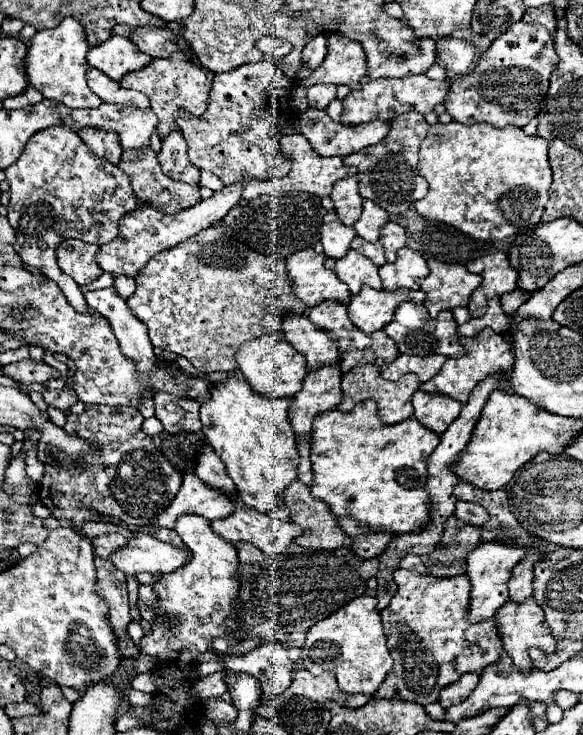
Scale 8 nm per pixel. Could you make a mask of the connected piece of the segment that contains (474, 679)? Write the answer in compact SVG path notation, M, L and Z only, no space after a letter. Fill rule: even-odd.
M468 673L468 675L462 675L458 681L454 681L452 685L448 685L446 689L440 691L440 699L438 703L444 707L444 709L450 709L452 705L460 705L462 701L468 699L468 695L474 691L474 687L478 685L480 677L476 673Z

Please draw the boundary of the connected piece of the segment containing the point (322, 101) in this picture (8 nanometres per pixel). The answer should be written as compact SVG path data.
M318 83L308 89L308 105L316 109L326 109L330 101L336 99L336 85L332 83Z

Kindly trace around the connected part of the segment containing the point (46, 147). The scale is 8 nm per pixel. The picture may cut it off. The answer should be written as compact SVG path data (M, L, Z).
M48 127L44 131L34 133L30 137L30 141L26 143L20 159L16 163L12 163L8 169L4 169L4 173L10 183L8 221L16 233L14 251L22 257L24 265L38 267L48 279L58 283L58 287L66 295L68 303L78 313L90 315L92 309L88 307L86 299L76 297L76 283L70 277L66 277L60 271L60 267L56 265L56 245L60 245L60 241L64 241L68 237L84 239L84 241L96 243L96 245L104 245L104 243L112 241L112 237L116 237L116 233L118 233L118 219L124 217L126 213L130 213L132 209L136 209L136 203L138 203L136 193L130 185L130 177L116 165L112 165L112 163L104 161L102 157L98 157L96 153L92 153L88 149L88 145L84 145L84 141L80 141L78 133L74 133L72 129L66 129L66 127Z

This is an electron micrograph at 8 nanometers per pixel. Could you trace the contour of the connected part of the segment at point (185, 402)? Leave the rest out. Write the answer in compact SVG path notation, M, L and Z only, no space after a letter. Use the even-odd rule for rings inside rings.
M160 391L154 395L154 403L156 403L156 417L162 421L168 433L172 435L198 433L202 429L198 401Z

